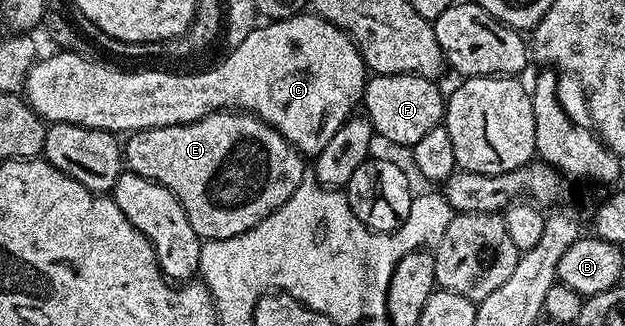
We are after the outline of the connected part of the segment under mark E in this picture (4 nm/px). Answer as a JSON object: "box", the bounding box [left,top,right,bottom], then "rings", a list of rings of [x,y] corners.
{"box":[124,110,304,241],"rings":[[[241,110],[211,112],[210,115],[200,118],[191,124],[177,124],[176,126],[164,126],[163,128],[147,128],[145,132],[133,133],[127,140],[130,141],[125,141],[124,144],[125,167],[129,171],[146,176],[152,182],[156,182],[160,186],[172,190],[172,194],[180,202],[180,206],[184,206],[184,214],[188,214],[188,222],[192,222],[192,230],[196,230],[198,239],[201,241],[236,238],[248,230],[252,230],[252,226],[256,226],[261,220],[268,218],[268,214],[272,214],[280,206],[284,206],[284,202],[288,202],[288,198],[302,185],[304,179],[304,173],[302,173],[304,157],[302,153],[297,152],[275,128],[268,126],[261,118],[251,116],[250,113]]]}

